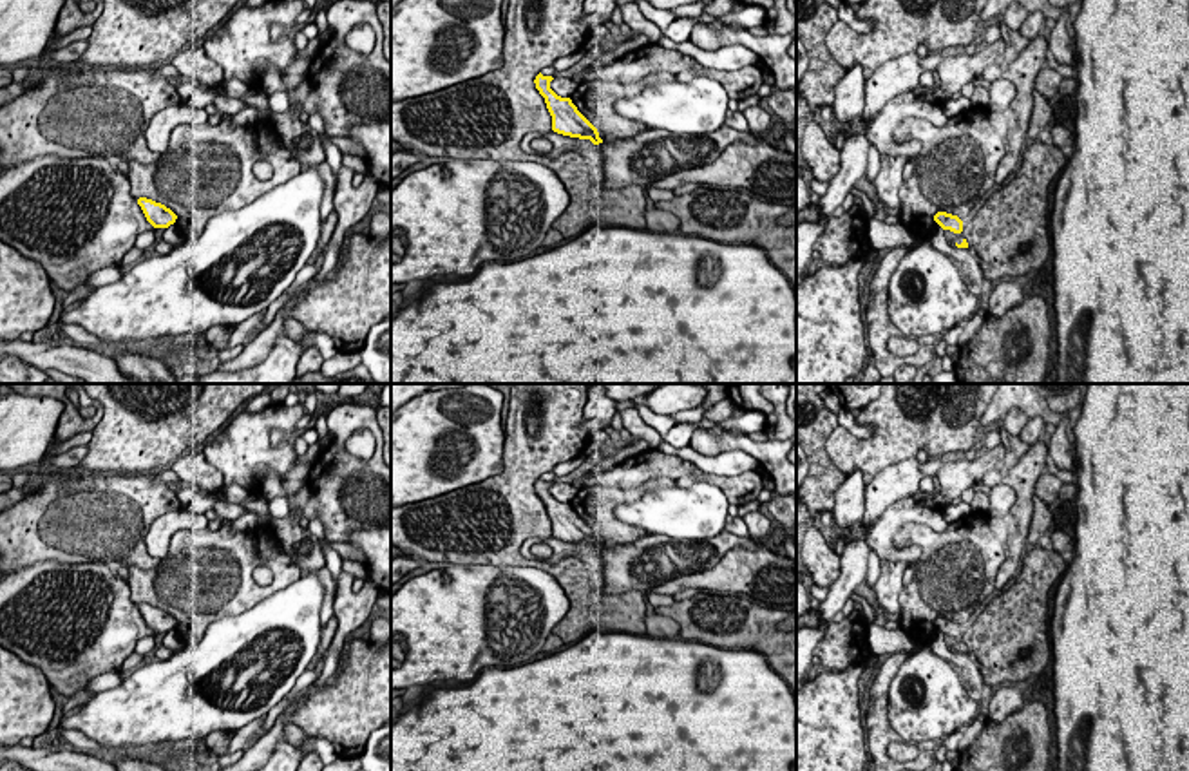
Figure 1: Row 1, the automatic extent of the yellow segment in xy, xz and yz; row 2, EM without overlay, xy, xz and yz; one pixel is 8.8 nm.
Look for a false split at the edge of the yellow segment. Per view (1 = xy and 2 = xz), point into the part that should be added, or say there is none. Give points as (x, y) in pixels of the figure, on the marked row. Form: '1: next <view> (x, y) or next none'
1: next none
2: next xz (654, 154)

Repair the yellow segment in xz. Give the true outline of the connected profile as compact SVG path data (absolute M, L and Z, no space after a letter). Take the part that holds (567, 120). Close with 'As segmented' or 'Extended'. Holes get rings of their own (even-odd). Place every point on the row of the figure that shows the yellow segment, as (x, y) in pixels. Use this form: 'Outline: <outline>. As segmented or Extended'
Outline: M541 72L534 80L552 116L552 130L595 145L597 181L610 190L630 185L650 188L671 174L713 163L735 141L758 143L755 134L728 125L708 134L648 128L633 138L606 143L570 98L561 98L550 89L552 80Z. Extended

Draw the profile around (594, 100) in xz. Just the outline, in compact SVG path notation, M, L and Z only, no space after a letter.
M652 72L635 83L617 81L583 81L579 89L570 96L577 110L597 128L599 138L606 143L633 138L648 127L641 121L632 121L619 116L614 103L621 98L637 96L646 85L655 81L677 80L671 72Z

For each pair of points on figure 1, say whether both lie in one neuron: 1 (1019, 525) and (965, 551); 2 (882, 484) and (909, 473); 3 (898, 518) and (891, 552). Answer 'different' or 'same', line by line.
1: different
2: same
3: same

